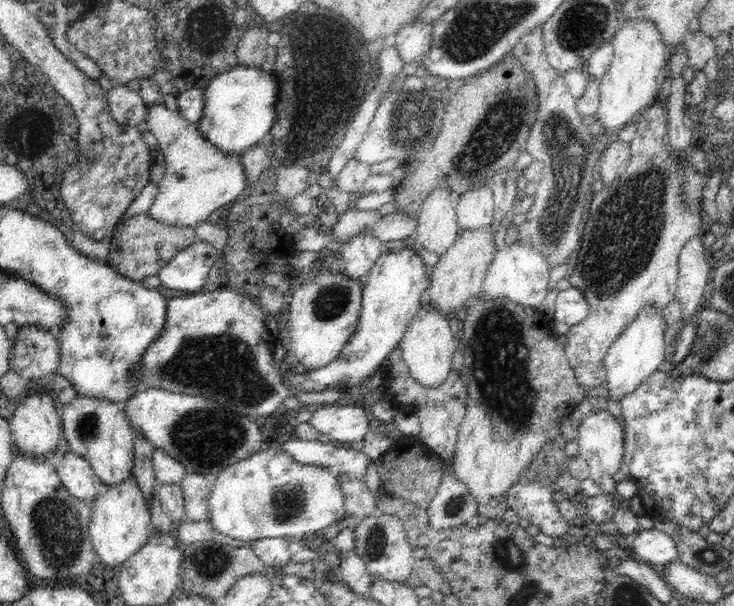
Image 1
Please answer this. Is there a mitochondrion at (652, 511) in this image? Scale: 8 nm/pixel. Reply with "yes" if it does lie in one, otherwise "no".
no

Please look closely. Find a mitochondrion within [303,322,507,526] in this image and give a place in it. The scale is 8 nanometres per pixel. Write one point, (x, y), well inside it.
(456, 505)

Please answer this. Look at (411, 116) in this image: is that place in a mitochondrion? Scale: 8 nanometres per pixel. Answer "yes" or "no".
yes

